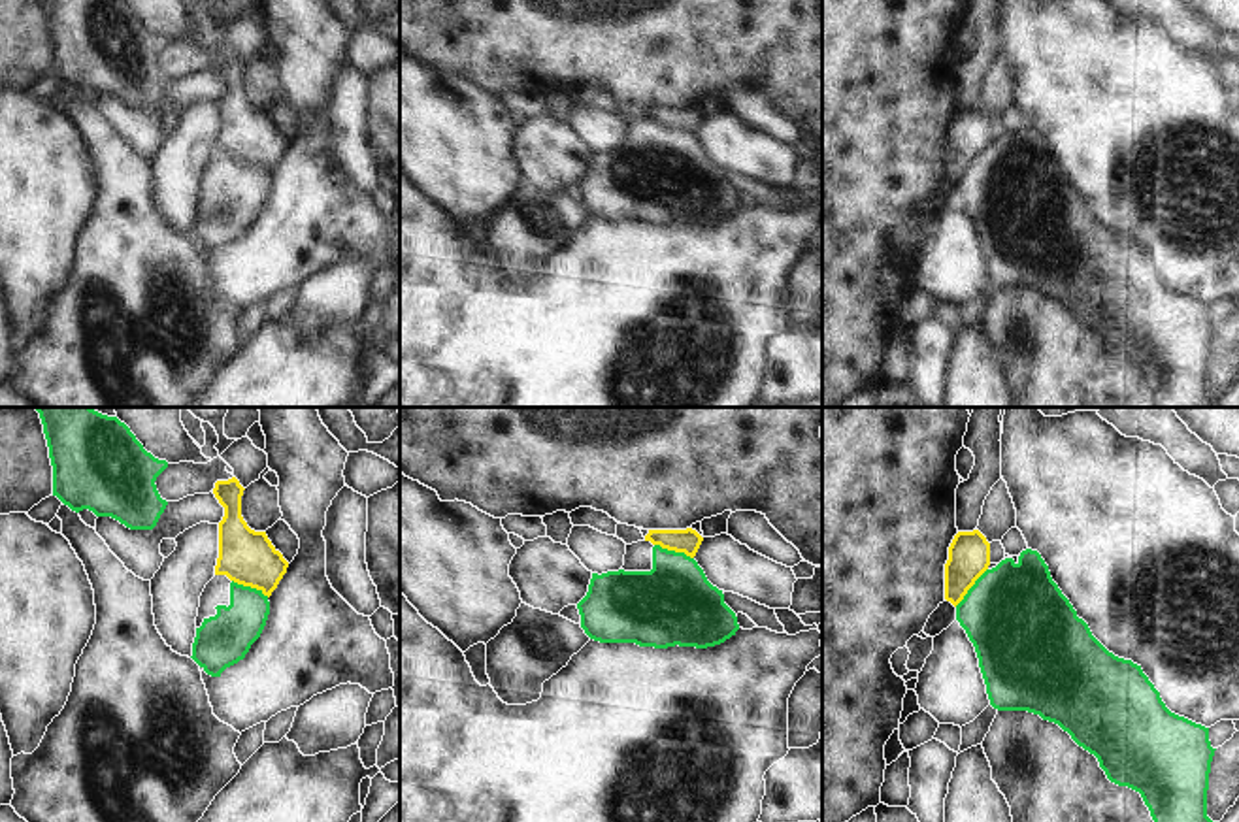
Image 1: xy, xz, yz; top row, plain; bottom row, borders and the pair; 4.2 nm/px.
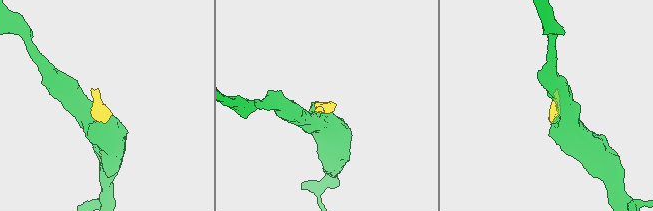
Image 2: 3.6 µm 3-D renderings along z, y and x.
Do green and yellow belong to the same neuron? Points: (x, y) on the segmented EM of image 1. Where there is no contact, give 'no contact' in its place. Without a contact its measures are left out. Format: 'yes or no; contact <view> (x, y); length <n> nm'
no; contact xz (674, 551); length 180 nm

